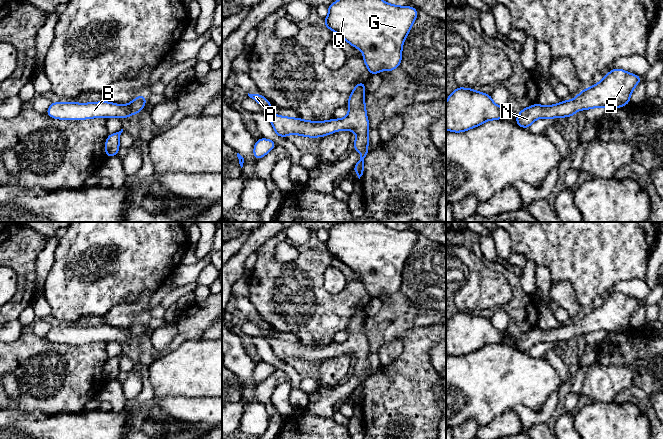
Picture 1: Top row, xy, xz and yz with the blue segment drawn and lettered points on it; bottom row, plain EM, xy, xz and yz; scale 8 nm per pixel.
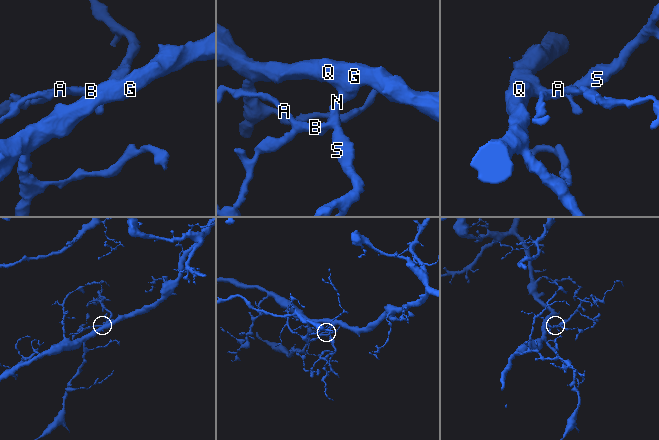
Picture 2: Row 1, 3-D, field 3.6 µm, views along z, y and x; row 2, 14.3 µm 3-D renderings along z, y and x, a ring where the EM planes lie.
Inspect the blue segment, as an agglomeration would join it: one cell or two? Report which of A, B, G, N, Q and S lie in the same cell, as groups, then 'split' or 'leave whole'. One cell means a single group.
groups A B G N Q S; leave whole

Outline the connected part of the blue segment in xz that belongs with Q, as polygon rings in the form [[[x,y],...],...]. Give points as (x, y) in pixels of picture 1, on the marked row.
[[[337,0],[328,6],[324,25],[337,33],[352,47],[363,52],[363,59],[371,75],[381,70],[392,71],[400,66],[402,46],[417,19],[417,9],[396,6],[383,0]]]

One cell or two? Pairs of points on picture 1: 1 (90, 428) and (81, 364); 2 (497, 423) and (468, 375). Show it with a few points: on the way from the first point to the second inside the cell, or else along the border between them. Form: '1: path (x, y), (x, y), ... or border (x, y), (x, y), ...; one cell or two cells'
1: border (81, 411), (57, 412); two cells
2: border (510, 409), (479, 426); two cells

